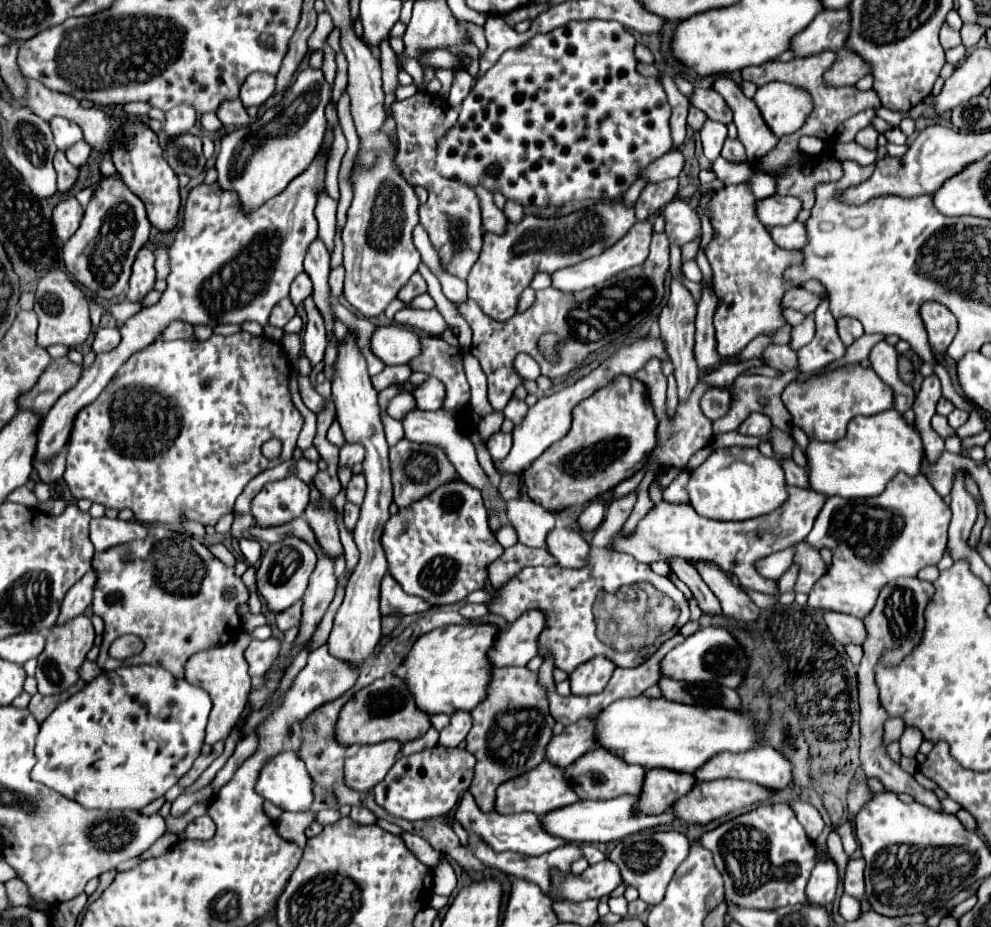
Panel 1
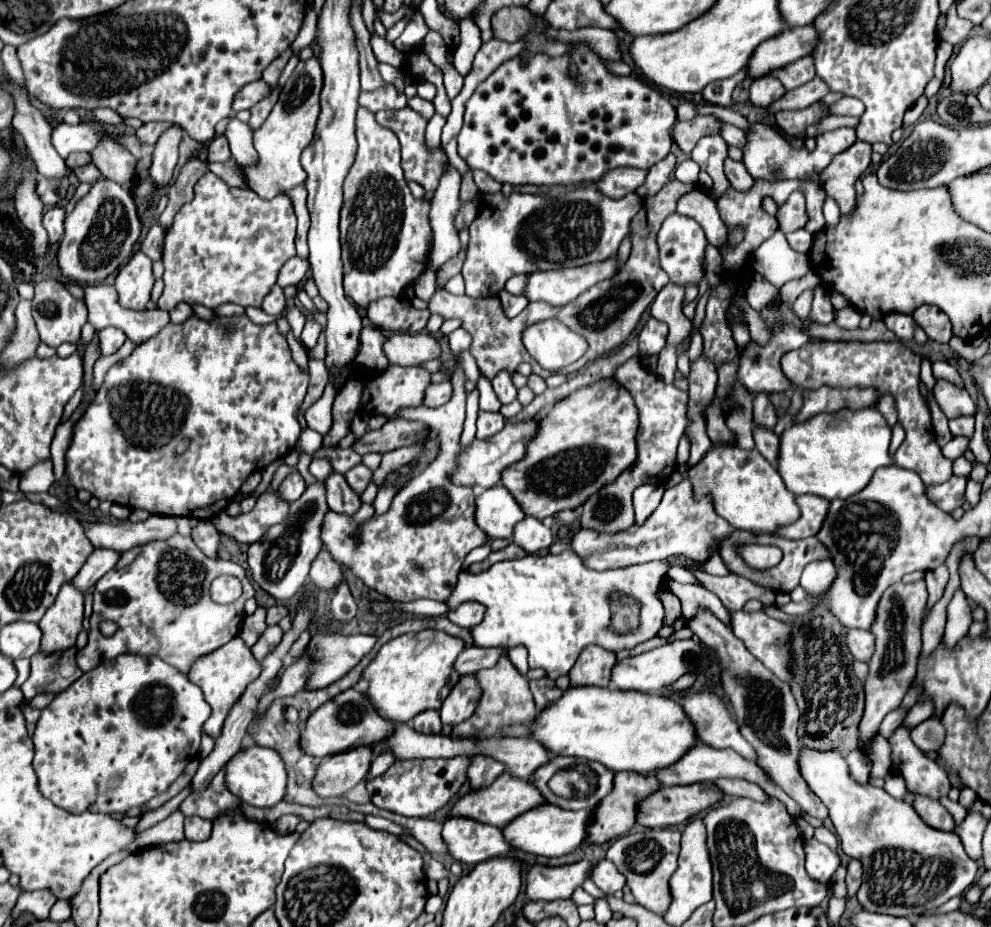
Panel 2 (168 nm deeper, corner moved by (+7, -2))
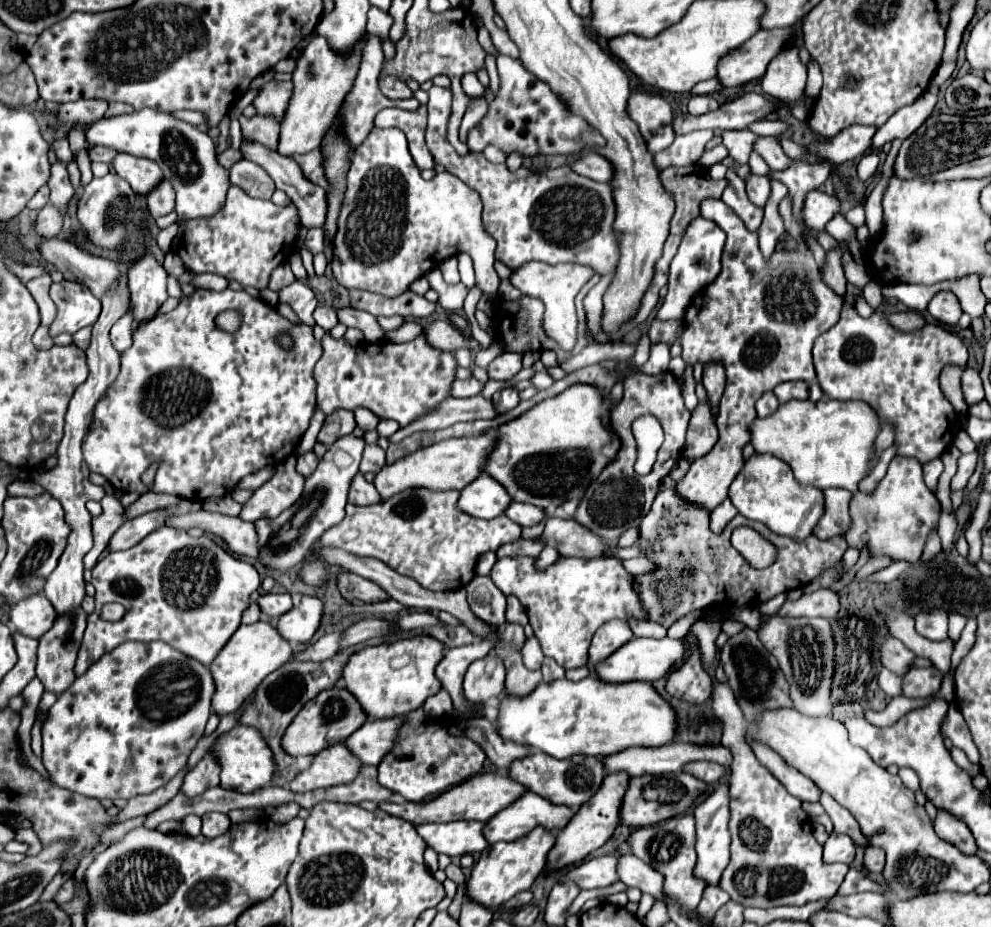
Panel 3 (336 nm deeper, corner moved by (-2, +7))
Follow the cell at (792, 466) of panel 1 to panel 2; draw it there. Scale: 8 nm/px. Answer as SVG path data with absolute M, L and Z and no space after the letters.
M753 428L753 438L755 438L757 450L759 450L771 464L777 464L777 458L779 458L779 436L775 436L773 430Z

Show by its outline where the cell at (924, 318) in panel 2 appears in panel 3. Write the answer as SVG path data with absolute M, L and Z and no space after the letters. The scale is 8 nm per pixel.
M940 291L928 303L928 313L934 319L946 323L946 325L956 325L960 315L962 315L962 309L960 309L960 301L958 301L958 297L954 293Z

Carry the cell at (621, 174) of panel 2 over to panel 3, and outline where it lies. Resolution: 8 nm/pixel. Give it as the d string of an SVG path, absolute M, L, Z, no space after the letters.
M588 153L582 155L578 161L570 165L570 169L582 177L588 177L592 181L608 181L612 177L612 167L602 155L598 153Z

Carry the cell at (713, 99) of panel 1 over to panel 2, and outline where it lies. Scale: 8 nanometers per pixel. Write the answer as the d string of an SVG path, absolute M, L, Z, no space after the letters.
M721 124L719 134L723 136L723 140L725 140L727 144L735 144L735 146L739 146L739 148L741 148L741 144L745 144L745 132L743 132L741 128L737 128L737 126Z

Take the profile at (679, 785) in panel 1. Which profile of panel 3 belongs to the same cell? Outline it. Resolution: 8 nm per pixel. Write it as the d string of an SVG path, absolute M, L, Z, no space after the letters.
M614 773L614 775L604 777L602 787L594 793L594 797L588 803L584 803L576 811L576 815L568 821L566 829L562 829L558 833L556 845L550 849L548 859L546 859L546 873L554 873L558 869L580 863L584 857L588 857L592 851L602 847L612 837L614 829L618 827L618 803L622 803L622 795L626 793L628 779L630 777L622 775L622 773Z

